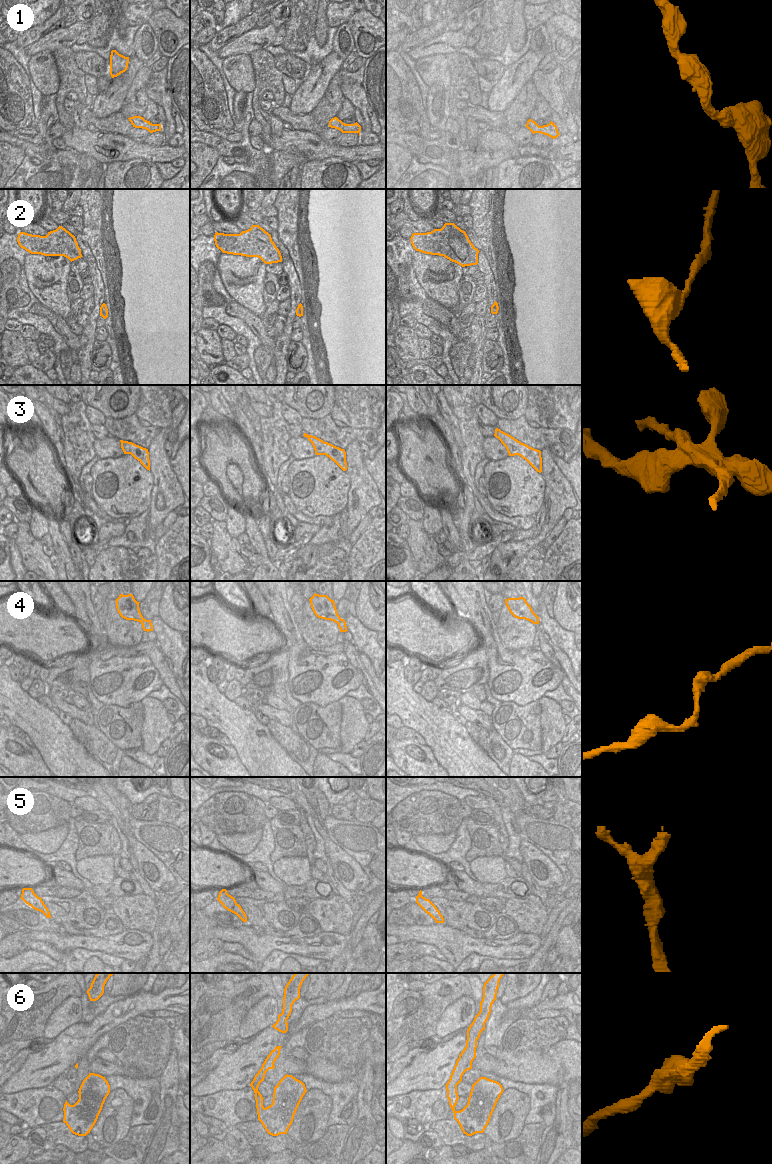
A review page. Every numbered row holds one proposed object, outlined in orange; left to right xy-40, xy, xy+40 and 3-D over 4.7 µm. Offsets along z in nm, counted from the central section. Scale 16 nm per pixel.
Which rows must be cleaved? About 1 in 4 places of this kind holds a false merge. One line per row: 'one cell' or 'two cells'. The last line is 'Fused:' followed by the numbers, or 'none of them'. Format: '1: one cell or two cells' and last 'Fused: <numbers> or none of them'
1: one cell
2: one cell
3: two cells
4: one cell
5: one cell
6: one cell
Fused: 3

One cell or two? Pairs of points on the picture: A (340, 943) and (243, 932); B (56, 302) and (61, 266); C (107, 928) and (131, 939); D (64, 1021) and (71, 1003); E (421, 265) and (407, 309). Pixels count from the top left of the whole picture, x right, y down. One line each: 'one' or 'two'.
A: one
B: one
C: two
D: one
E: two

